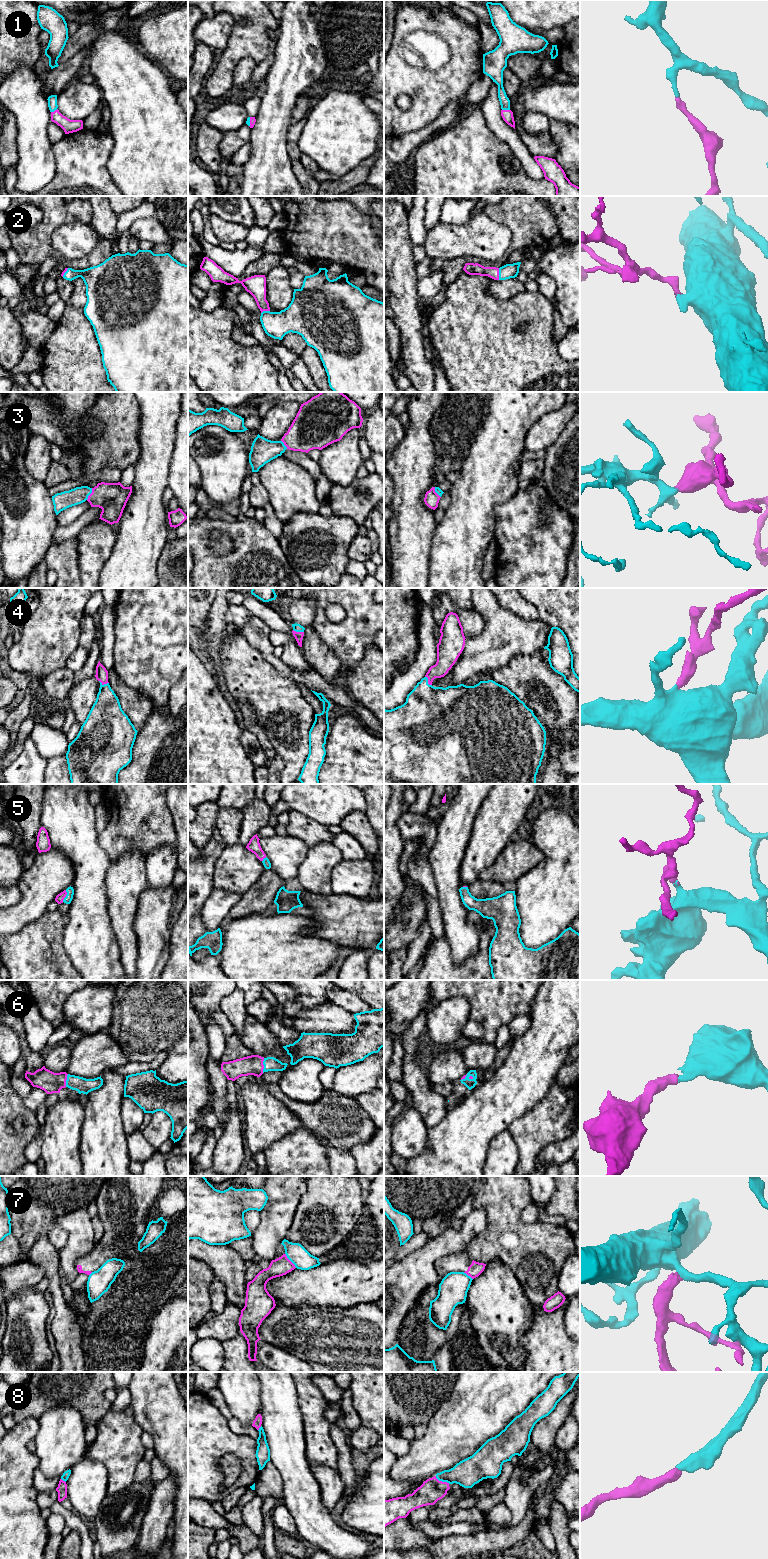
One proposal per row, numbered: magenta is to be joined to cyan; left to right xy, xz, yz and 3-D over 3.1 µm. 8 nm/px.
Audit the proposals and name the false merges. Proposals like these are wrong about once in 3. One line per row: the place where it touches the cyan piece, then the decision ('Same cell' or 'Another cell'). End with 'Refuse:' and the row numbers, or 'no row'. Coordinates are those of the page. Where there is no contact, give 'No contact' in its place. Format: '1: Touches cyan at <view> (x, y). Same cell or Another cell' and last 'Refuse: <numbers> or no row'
1: Touches cyan at yz (506, 109). Same cell
2: Touches cyan at yz (499, 274). Same cell
3: Touches cyan at xy (89, 494). Same cell
4: Touches cyan at yz (427, 681). Same cell
5: Touches cyan at xy (66, 896). Same cell
6: Touches cyan at xz (263, 1064). Same cell
7: Touches cyan at xz (289, 1259). Another cell
8: Touches cyan at yz (442, 1481). Same cell
Refuse: 7

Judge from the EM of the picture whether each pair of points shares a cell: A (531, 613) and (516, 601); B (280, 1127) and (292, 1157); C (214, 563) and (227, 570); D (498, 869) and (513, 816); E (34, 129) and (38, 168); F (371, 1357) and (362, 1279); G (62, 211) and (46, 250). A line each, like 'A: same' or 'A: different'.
A: same
B: different
C: same
D: different
E: same
F: different
G: same

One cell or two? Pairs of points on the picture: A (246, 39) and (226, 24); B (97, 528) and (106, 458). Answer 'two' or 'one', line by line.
A: two
B: two

